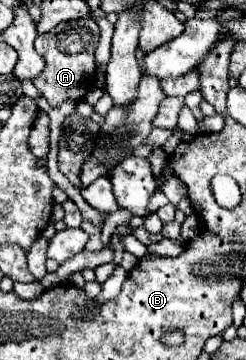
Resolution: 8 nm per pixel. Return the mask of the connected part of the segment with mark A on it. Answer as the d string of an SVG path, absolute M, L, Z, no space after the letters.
M92 18L68 20L58 24L54 30L40 34L34 42L36 52L44 58L44 70L32 80L38 92L48 100L50 106L60 106L62 102L78 102L84 98L86 88L90 86L92 74L96 70L94 50L100 40L98 24Z

